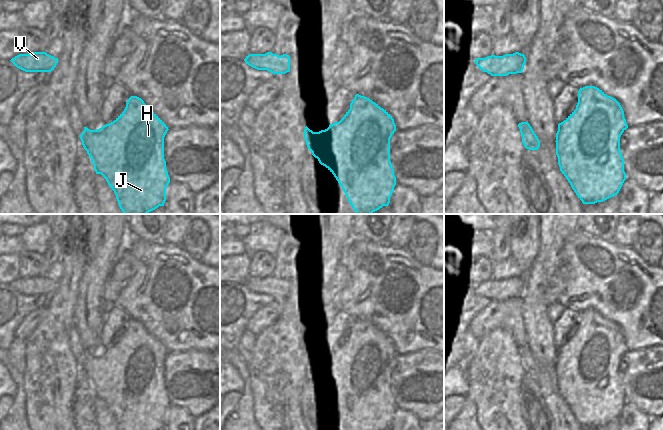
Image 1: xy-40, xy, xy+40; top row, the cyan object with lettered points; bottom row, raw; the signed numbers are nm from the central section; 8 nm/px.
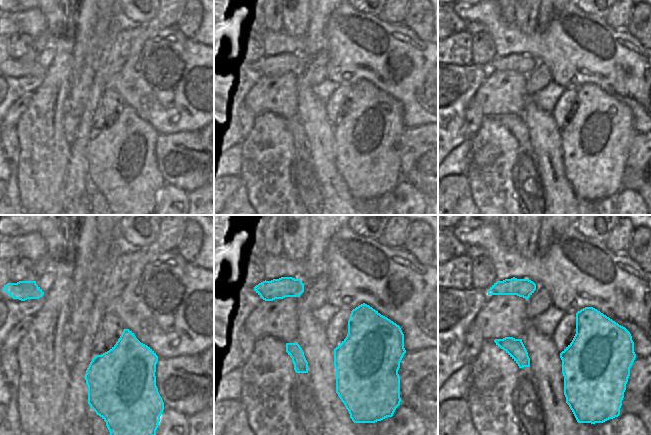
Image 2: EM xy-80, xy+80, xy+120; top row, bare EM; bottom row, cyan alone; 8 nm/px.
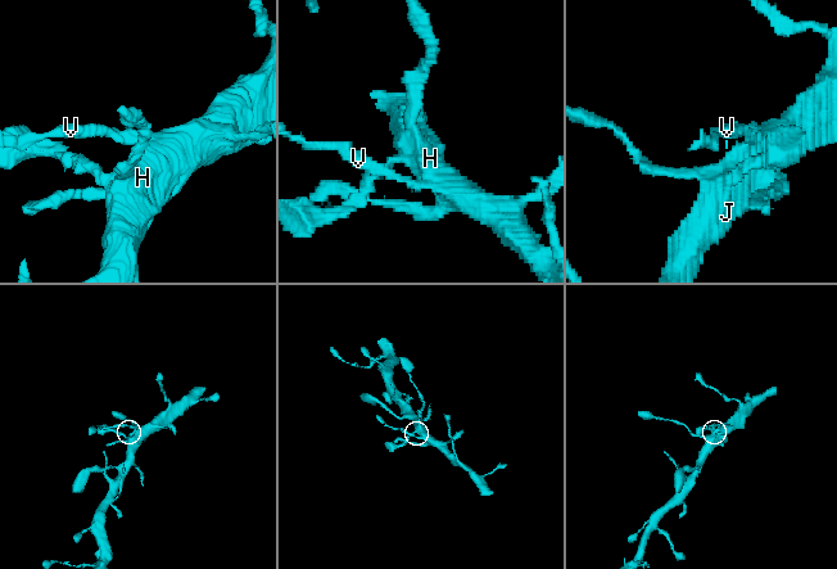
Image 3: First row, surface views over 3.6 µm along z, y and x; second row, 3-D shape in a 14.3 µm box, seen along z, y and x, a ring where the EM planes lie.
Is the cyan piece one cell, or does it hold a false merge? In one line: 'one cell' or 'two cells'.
one cell

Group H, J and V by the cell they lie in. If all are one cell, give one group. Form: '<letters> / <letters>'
H J V

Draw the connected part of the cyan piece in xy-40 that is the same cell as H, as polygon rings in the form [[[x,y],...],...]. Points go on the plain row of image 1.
[[[137,320],[128,323],[124,335],[113,346],[97,354],[84,351],[79,360],[82,369],[91,382],[96,398],[101,398],[114,415],[119,430],[164,430],[166,411],[170,407],[164,383],[164,361],[168,354],[166,348]]]

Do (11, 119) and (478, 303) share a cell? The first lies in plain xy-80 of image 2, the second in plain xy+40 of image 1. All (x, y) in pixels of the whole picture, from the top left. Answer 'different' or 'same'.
different

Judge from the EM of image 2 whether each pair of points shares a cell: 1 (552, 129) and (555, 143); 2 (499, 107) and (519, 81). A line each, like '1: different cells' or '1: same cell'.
1: same cell
2: same cell

